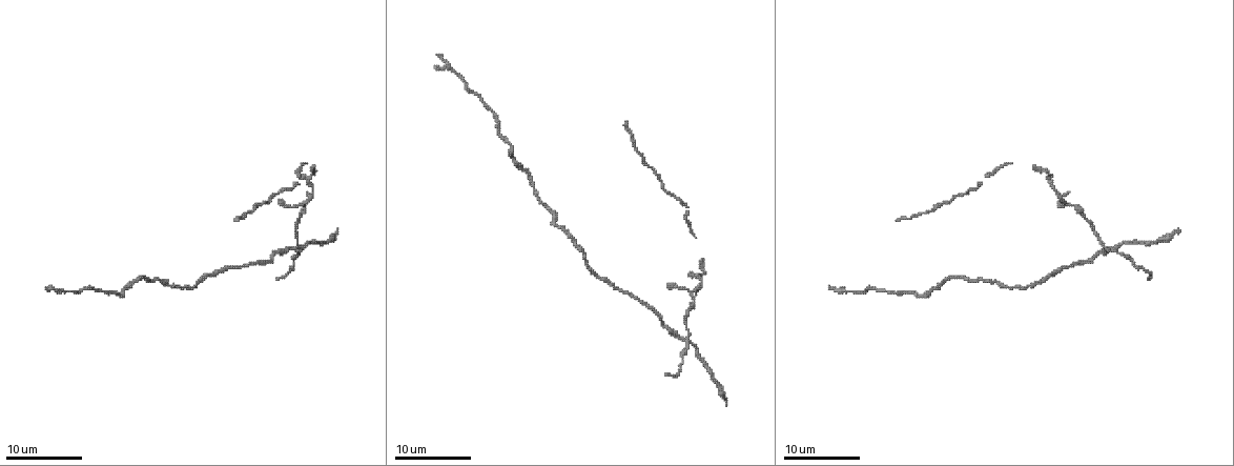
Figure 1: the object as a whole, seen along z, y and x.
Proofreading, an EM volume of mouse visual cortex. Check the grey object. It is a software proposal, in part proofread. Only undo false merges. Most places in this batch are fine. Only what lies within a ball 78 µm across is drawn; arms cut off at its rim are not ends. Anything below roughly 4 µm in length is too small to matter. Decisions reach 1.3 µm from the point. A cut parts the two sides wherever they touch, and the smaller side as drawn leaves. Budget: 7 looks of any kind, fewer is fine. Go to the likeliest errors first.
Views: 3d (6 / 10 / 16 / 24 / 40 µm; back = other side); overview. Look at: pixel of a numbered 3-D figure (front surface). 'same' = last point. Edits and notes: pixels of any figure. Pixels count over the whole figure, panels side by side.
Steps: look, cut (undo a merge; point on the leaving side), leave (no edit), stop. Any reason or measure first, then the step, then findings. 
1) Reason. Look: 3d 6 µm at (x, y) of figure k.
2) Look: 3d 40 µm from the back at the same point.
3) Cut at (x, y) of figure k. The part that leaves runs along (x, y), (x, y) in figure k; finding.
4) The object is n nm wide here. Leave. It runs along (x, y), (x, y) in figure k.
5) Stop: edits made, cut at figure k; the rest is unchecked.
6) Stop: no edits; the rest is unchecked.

Looks like a crossing. Look: 3d 16 µm at (687, 340) of figure 1.

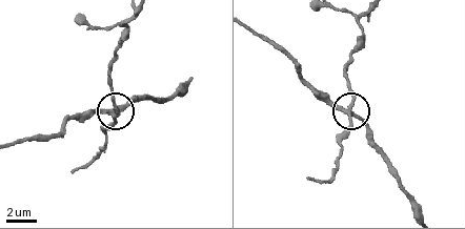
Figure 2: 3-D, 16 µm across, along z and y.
Look: 3d 16 µm from the back at (349, 110) of figure 2.

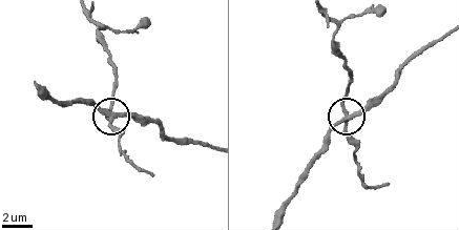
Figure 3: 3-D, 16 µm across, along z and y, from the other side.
Cut at (119, 129) of figure 3. A second cell is stuck on.

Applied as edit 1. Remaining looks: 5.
Sudden change in width. Look: 3d 6 µm at (887, 292) of figure 1.

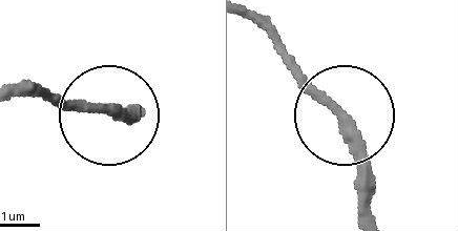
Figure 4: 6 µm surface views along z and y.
Look: 3d 6 µm from the back at (112, 107) of figure 4.

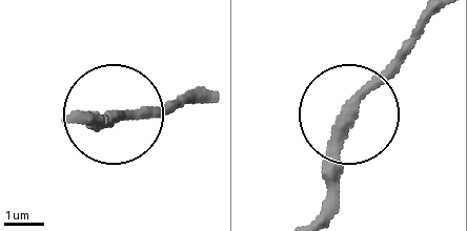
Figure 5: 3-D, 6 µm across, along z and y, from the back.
The object is 270 nm wide here. Leave. One cell here.

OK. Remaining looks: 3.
Narrows sharply. Look: 3d 16 µm at (510, 143) of figure 1.

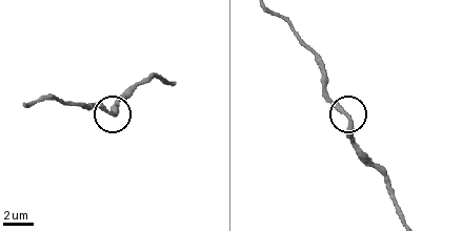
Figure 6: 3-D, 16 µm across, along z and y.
Leave. It runs along (402, 213), (389, 180), (356, 142), (352, 120), (324, 90) in figure 6; one cell here.

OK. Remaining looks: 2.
Arms run side by side. Look: 3d 10 µm at (1000, 285) of figure 1.

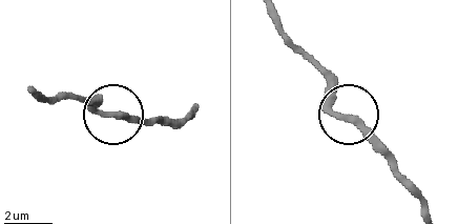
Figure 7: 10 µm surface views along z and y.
Leave. It runs along (428, 214), (392, 159), (337, 110), (330, 81), (310, 59) in figure 7; all the same cell.

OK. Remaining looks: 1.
Stop: edits made, cut at figure 3; the rest is unchecked.

